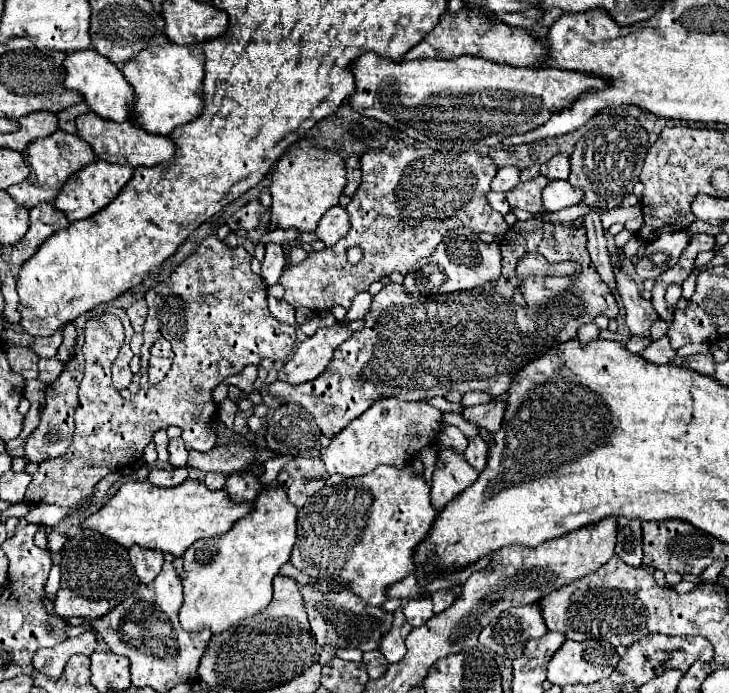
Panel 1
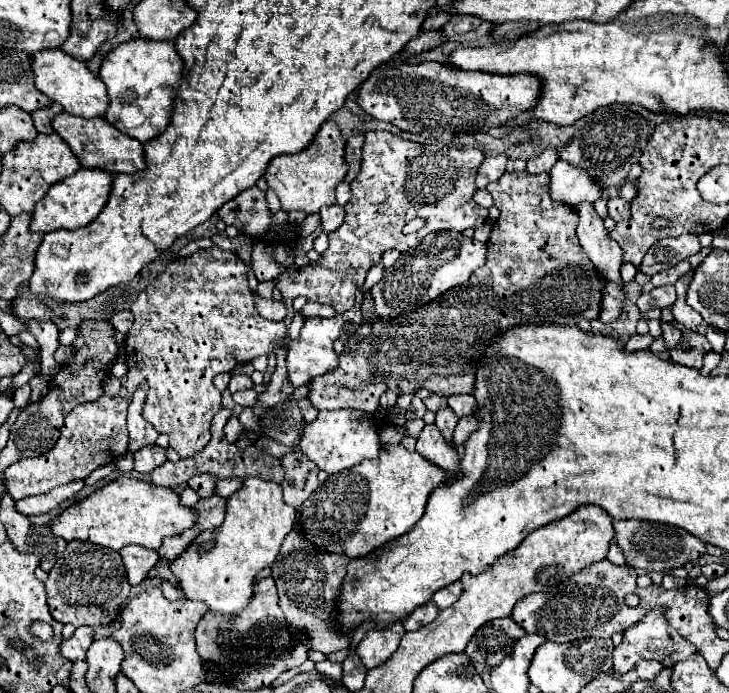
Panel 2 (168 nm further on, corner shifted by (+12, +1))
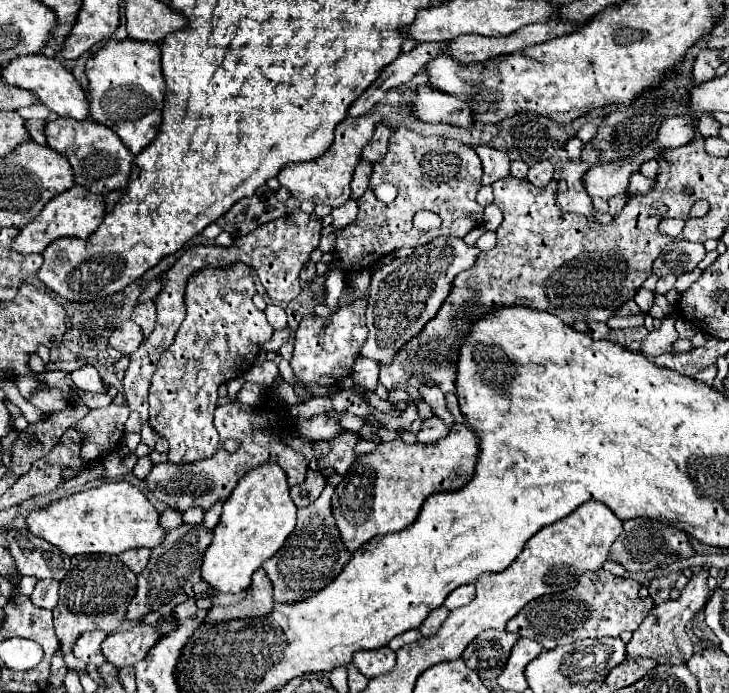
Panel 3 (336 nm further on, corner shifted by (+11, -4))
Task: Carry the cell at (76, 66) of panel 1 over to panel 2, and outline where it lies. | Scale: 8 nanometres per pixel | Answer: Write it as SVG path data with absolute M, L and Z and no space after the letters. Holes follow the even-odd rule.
M48 49L40 51L34 57L32 71L36 75L36 89L48 95L52 101L60 103L68 113L76 113L78 117L104 117L108 109L108 93L106 85L98 75L94 75L84 61L76 61L72 55L64 53L62 49Z

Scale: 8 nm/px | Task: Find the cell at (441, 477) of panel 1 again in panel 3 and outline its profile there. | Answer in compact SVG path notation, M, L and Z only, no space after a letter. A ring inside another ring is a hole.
M431 416L431 418L423 420L421 430L419 430L419 434L417 434L417 442L421 442L421 444L437 442L437 440L443 438L445 434L449 434L449 426L445 426L441 418Z

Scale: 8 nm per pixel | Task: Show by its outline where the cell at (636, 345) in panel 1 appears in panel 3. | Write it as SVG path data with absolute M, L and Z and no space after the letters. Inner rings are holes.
M669 316L661 322L661 328L659 330L653 330L649 332L649 336L643 340L643 354L647 358L655 358L659 354L665 354L665 352L673 352L673 344L677 342L679 334L675 330L675 320L677 316Z

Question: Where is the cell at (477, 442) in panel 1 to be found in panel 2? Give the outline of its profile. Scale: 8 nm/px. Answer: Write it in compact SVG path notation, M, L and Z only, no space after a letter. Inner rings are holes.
M450 407L440 409L440 411L436 413L436 427L442 431L448 447L452 447L452 441L454 441L452 433L454 433L454 427L456 427L456 425L458 425L458 417L452 413Z

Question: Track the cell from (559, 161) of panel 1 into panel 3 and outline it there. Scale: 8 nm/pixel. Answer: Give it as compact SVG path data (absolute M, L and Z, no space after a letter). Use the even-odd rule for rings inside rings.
M543 160L543 162L537 162L535 166L529 168L529 174L527 174L527 180L533 184L533 186L547 186L549 180L553 178L553 164L549 160Z

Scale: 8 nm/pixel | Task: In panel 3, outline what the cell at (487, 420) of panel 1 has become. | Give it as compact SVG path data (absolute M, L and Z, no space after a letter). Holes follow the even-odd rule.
M453 424L451 432L439 442L431 444L405 444L401 440L379 444L373 452L359 456L343 480L335 486L333 496L333 516L337 518L337 526L341 530L341 538L345 546L355 552L361 544L371 540L373 536L383 536L387 532L399 532L411 526L423 506L423 502L437 492L455 492L461 490L475 474L477 454L479 454L479 438L467 424Z

